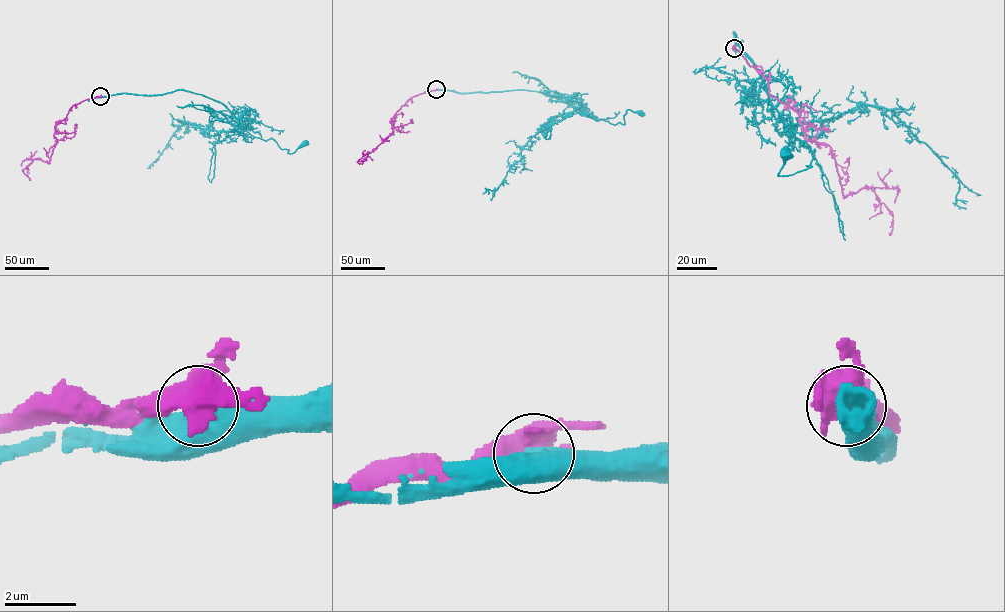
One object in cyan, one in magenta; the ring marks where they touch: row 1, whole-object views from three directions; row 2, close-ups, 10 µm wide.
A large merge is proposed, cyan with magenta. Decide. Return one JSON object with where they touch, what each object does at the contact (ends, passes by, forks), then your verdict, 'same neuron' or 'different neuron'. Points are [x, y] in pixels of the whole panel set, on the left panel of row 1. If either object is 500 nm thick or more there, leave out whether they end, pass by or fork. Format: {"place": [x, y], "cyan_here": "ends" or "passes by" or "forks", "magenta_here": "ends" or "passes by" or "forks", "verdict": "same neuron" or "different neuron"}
{"place": [100, 96], "verdict": "different neuron"}

